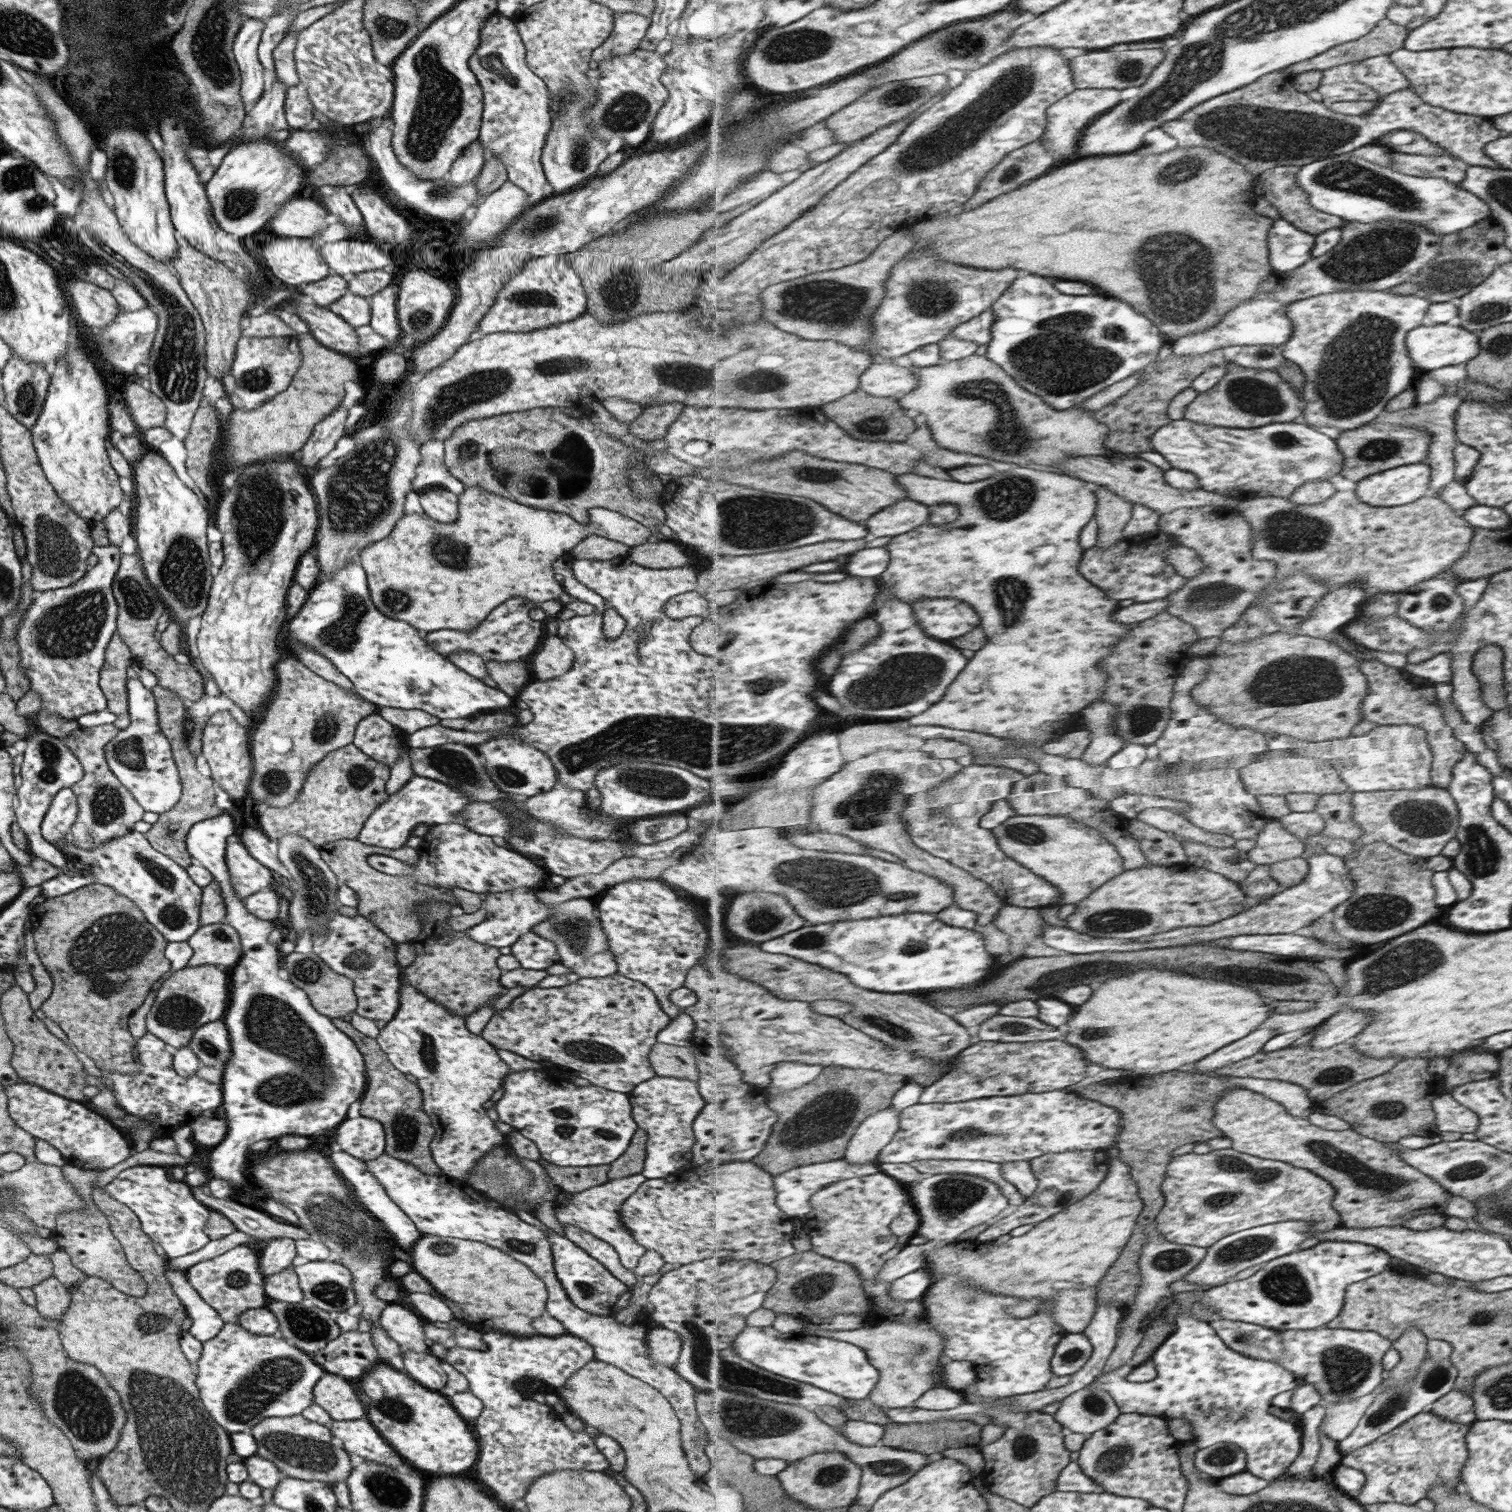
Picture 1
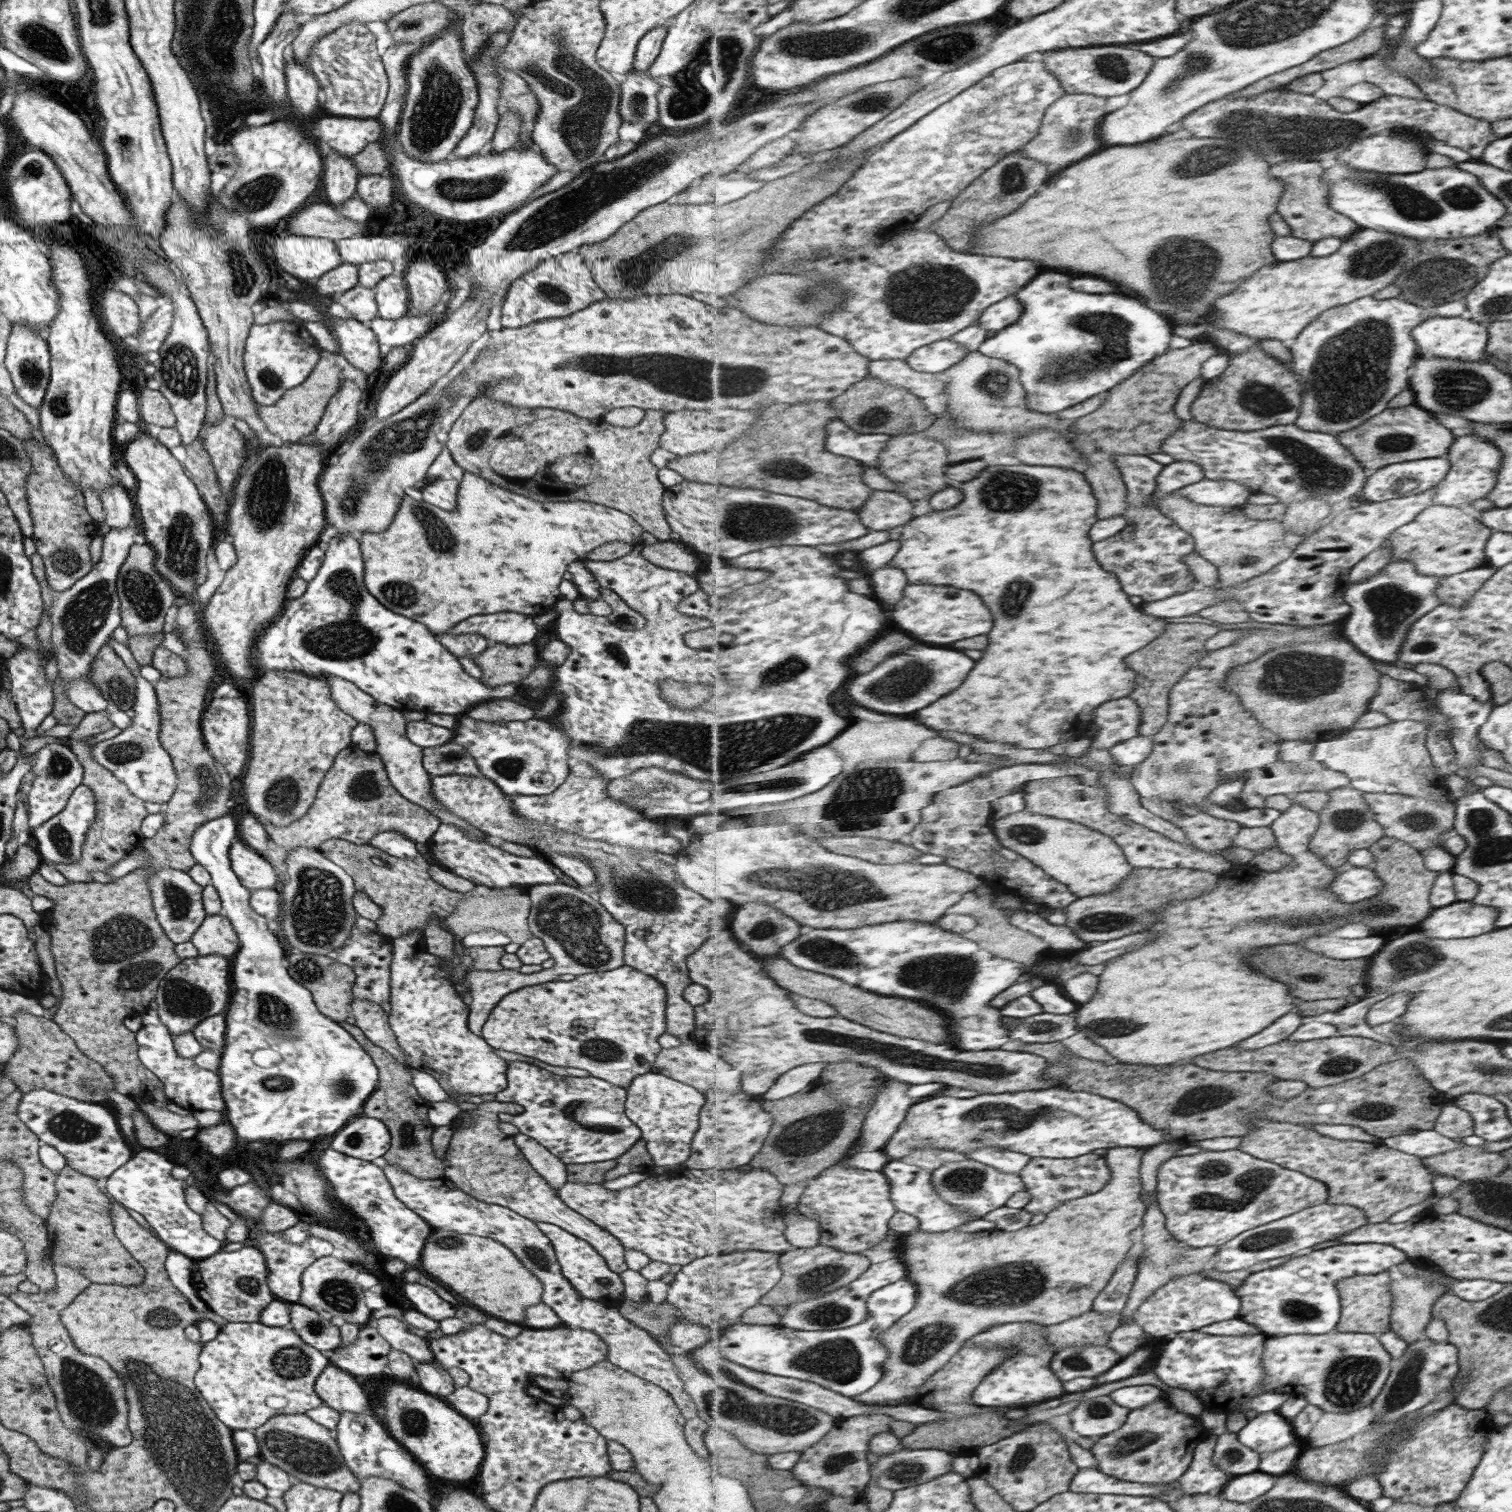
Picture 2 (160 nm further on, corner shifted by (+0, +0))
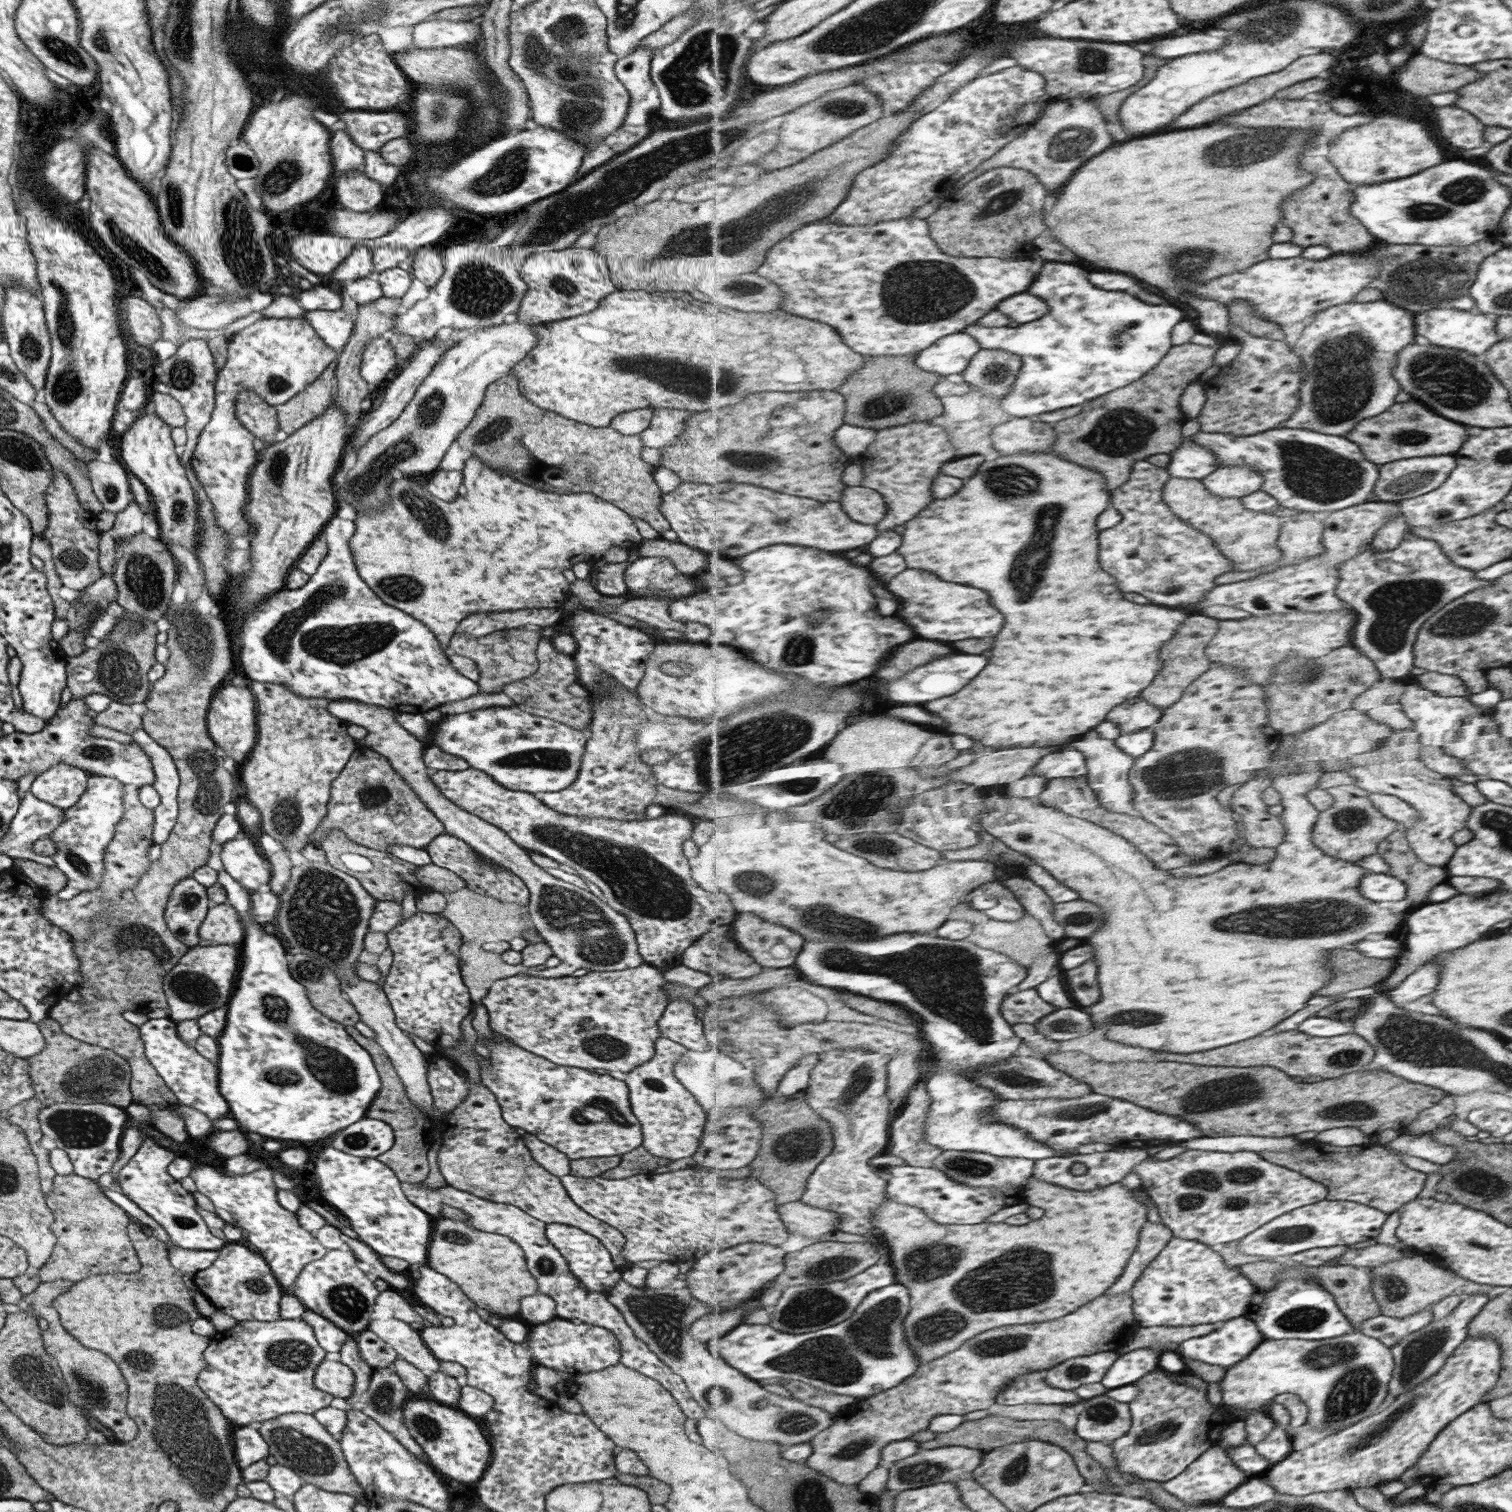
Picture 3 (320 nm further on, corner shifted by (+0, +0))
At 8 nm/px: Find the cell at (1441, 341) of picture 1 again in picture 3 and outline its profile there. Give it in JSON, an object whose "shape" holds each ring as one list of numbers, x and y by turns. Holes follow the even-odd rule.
{"shape":[[1441,306,1415,316,1415,331,1422,341,1435,346,1464,350,1479,357,1499,342,1498,334,1495,332,1495,320,1493,315,1470,314,1468,311]]}

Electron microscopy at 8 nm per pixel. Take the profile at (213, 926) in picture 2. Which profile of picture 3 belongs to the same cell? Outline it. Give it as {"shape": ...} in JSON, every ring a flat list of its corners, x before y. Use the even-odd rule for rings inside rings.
{"shape":[[227,903,209,906,203,922,198,927,198,937,201,942,209,945,235,946,242,942,243,933,235,910]]}

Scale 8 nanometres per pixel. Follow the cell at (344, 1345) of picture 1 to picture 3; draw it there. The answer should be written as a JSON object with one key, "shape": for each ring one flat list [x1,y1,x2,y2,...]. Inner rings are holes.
{"shape":[[366,1329,357,1336,356,1347,363,1362,373,1370,391,1366,396,1352,375,1333]]}

